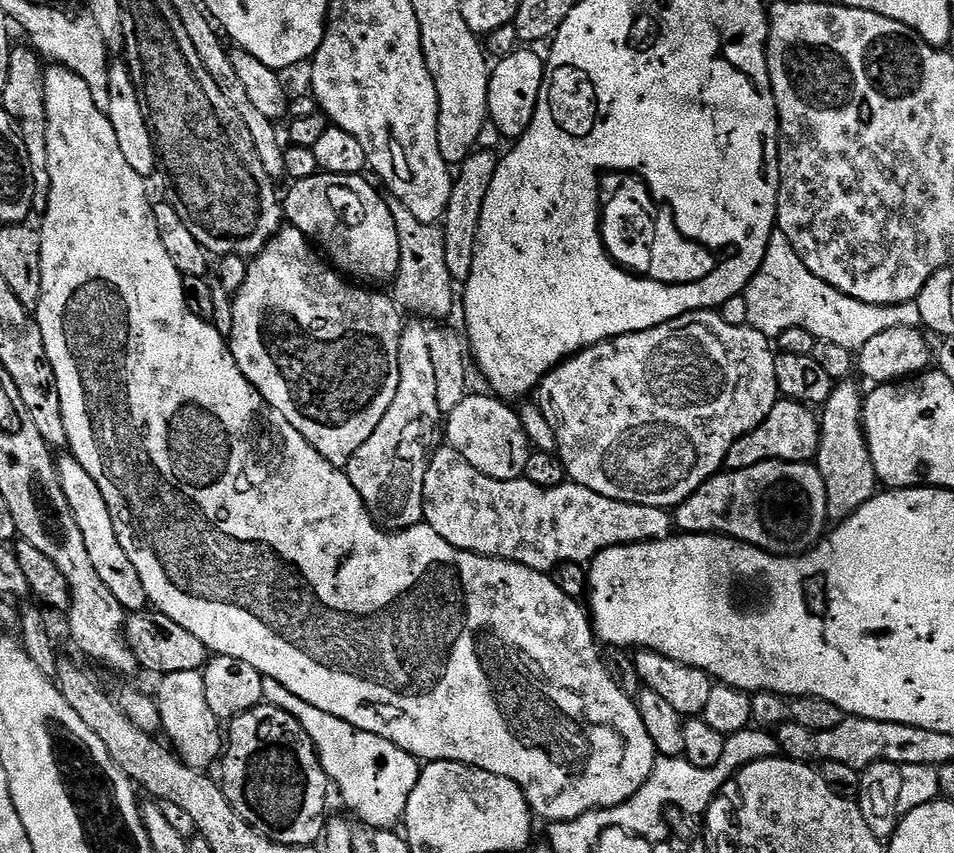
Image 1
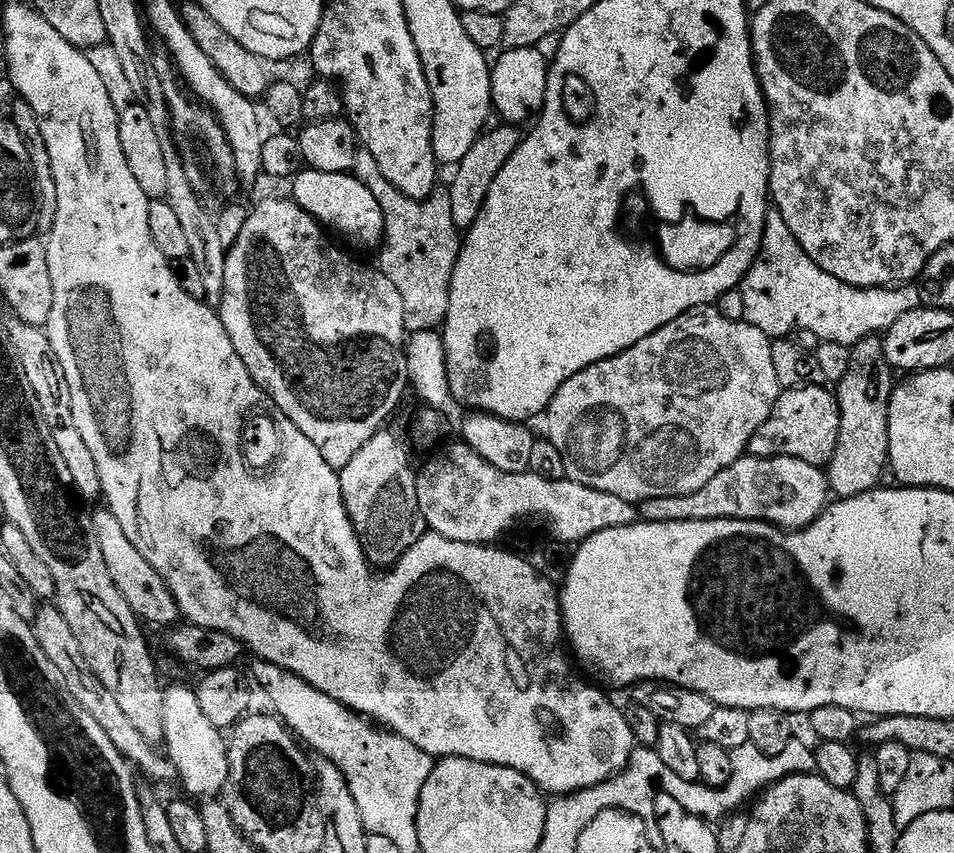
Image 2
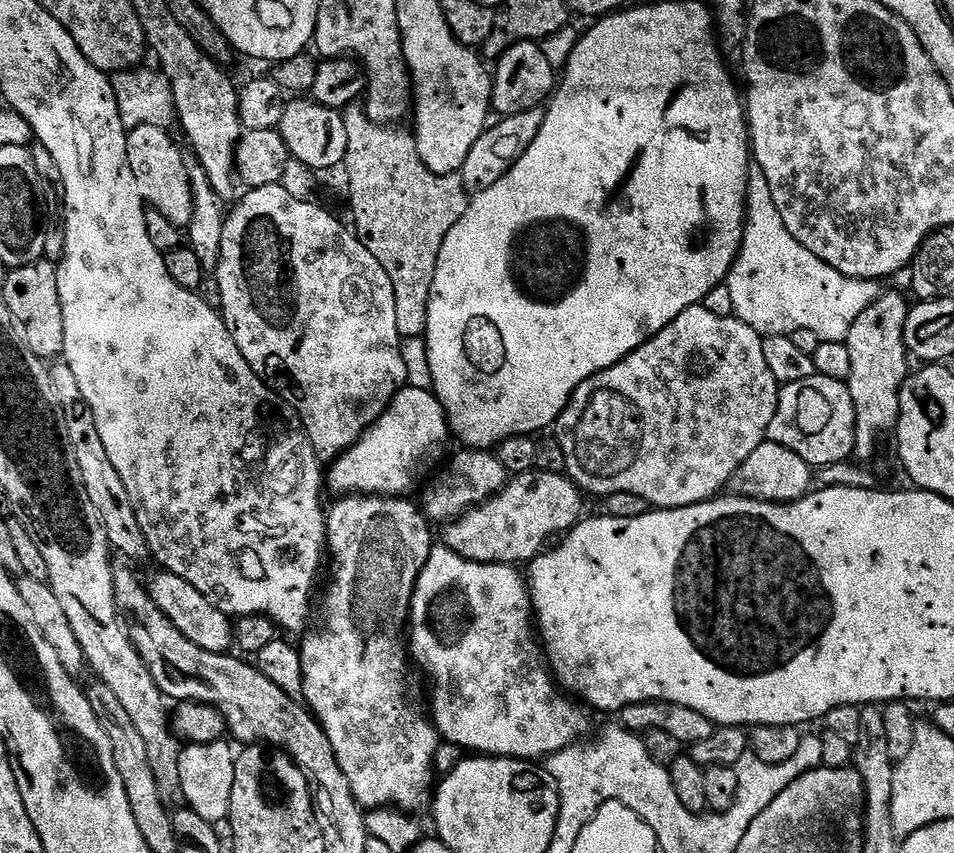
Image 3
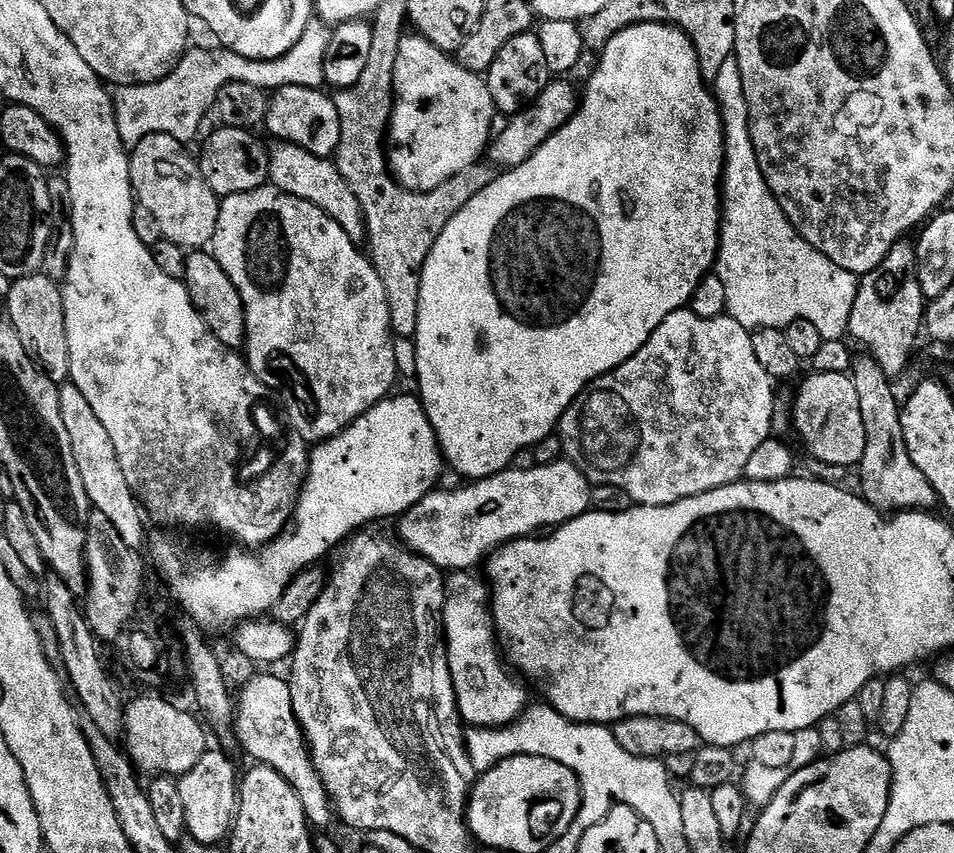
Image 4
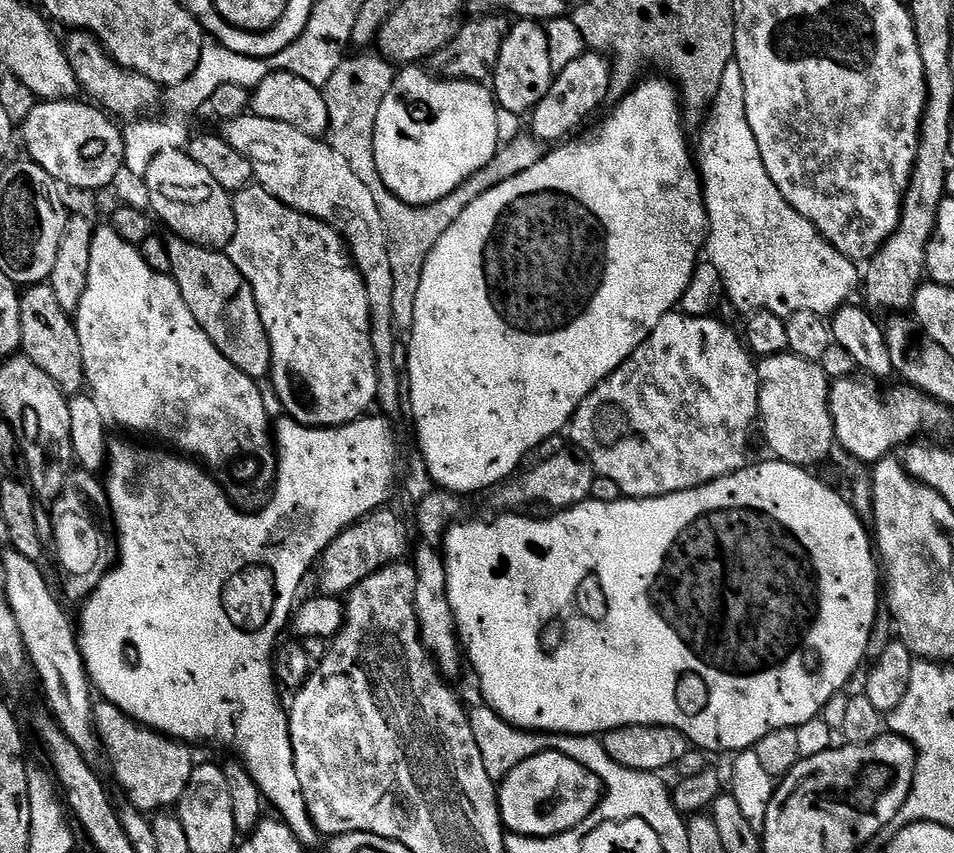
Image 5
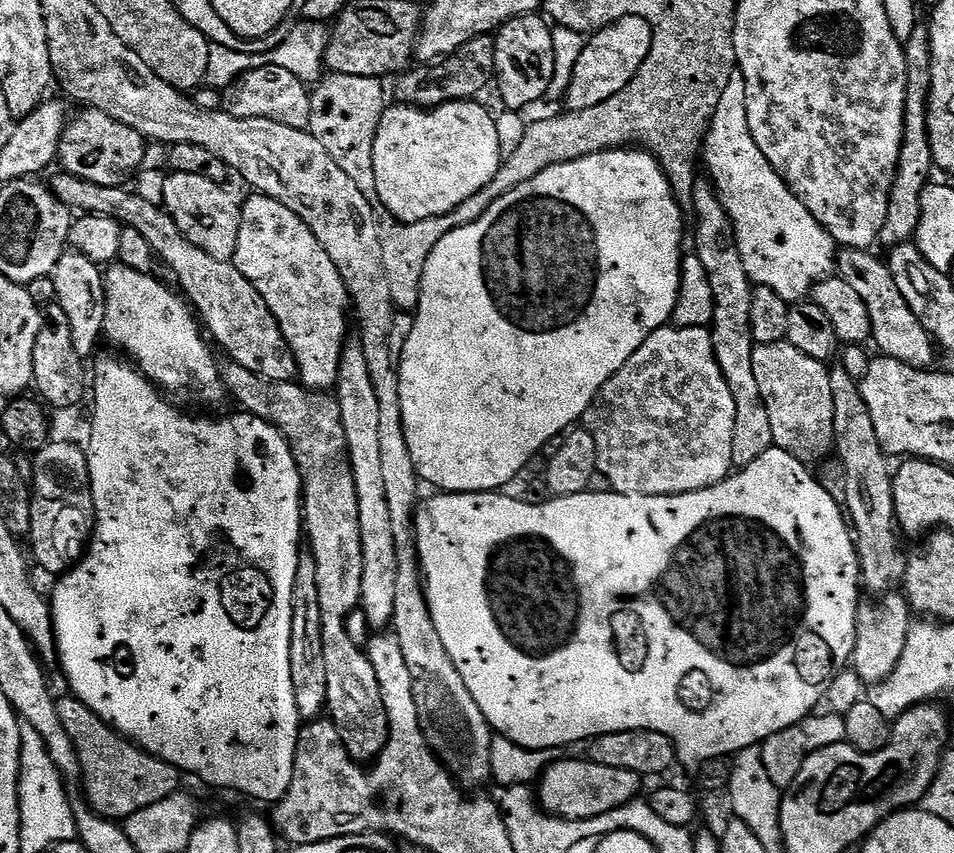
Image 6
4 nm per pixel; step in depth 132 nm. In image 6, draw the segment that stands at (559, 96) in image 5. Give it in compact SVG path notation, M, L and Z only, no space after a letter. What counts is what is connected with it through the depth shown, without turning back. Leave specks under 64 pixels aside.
M627 16L600 32L591 33L582 54L578 54L578 66L574 66L572 81L562 97L563 107L569 112L590 110L590 106L598 106L598 102L614 98L618 90L626 90L634 74L638 74L642 62L646 62L651 45L652 28L637 16Z

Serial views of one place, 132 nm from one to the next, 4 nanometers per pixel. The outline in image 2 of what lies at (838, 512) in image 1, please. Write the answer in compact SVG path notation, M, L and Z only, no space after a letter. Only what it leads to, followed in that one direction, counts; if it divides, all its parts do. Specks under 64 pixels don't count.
M874 335L851 345L849 369L834 392L840 404L840 433L826 475L831 495L842 500L872 491L889 467L888 403L892 400L894 369L886 360L883 344L883 339Z

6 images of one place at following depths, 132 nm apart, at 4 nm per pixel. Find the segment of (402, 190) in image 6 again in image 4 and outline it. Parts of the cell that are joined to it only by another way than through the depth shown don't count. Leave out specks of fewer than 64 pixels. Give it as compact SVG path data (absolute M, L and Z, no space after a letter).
M405 35L398 50L398 62L394 66L396 99L386 133L386 155L388 167L397 183L415 192L429 192L485 155L494 132L492 119L497 119L498 113L487 79L481 73L463 68L449 53L434 46L427 36L415 35Z

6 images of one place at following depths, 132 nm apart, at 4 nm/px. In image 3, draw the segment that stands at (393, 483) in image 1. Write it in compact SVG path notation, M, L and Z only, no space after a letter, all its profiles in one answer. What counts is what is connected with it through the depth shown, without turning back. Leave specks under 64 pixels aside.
M344 494L339 497L340 500L336 505L331 509L330 507L326 512L326 552L330 557L330 564L332 560L332 581L328 584L328 589L324 592L324 633L321 636L308 636L305 635L303 637L304 645L299 645L299 654L301 658L301 674L302 674L302 682L304 683L302 700L306 705L309 713L316 717L316 721L320 723L322 726L322 730L326 734L326 738L330 738L330 746L334 746L334 754L338 758L338 766L342 766L342 774L346 774L346 782L350 782L350 790L354 790L354 798L357 802L360 803L360 807L365 810L377 809L377 808L391 808L391 809L399 809L402 812L407 814L418 814L416 812L420 812L429 807L432 802L432 797L434 795L434 779L432 780L432 774L434 775L434 765L436 763L436 752L440 748L442 743L441 737L438 735L431 719L426 718L425 713L424 716L419 712L418 709L412 705L412 700L408 697L408 684L404 681L404 675L407 674L408 668L404 665L404 656L406 660L406 625L408 623L408 611L410 610L410 606L412 605L412 595L414 594L414 586L418 582L418 578L422 574L422 570L426 566L426 562L430 558L430 554L432 553L434 547L434 541L432 541L432 532L428 527L430 527L430 521L427 516L424 515L423 511L419 507L416 508L414 505L408 501L408 498L397 498L394 496L365 496L363 494Z

